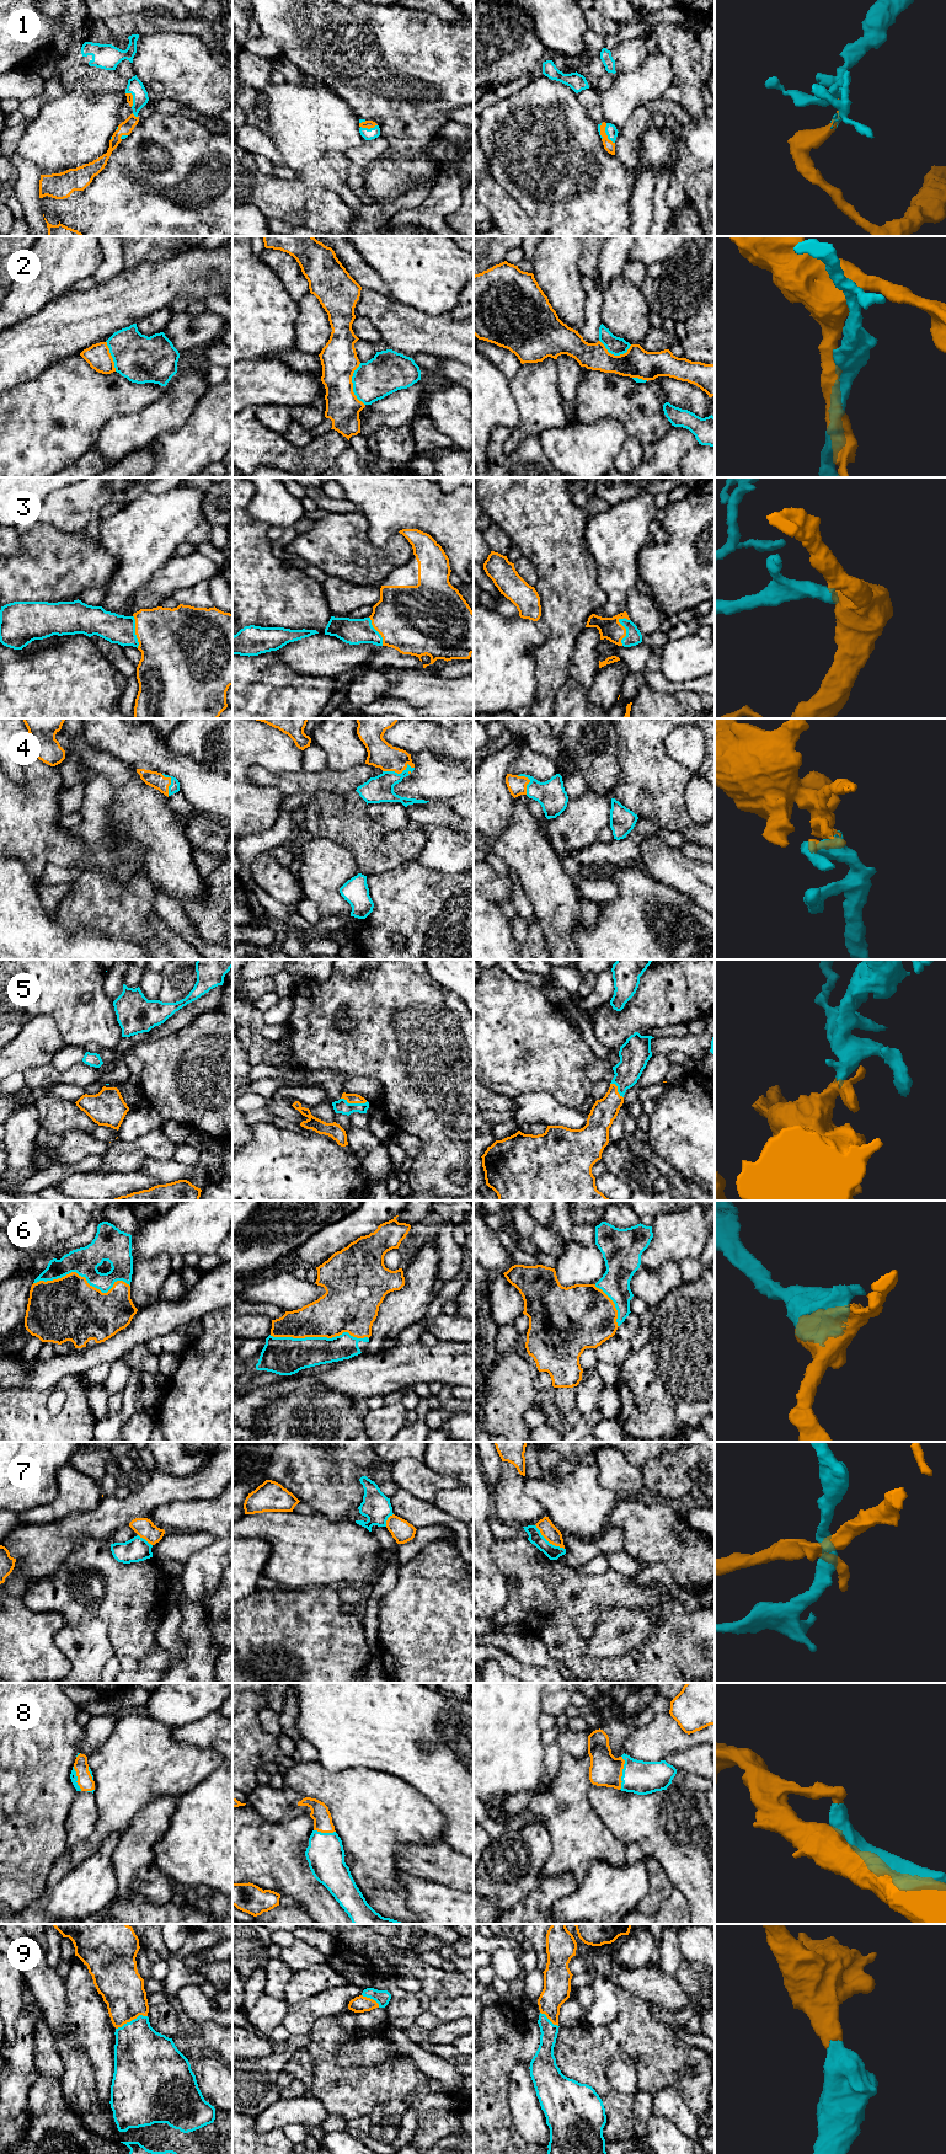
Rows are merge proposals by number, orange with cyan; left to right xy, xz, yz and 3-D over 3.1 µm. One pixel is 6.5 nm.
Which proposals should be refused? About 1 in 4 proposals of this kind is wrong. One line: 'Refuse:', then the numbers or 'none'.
Refuse: 2, 7

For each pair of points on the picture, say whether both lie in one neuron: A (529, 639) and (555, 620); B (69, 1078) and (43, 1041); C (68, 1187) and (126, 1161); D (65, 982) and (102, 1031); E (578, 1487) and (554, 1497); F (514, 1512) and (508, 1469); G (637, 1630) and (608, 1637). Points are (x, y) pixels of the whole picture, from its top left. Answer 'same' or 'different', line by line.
A: different
B: different
C: different
D: same
E: same
F: same
G: same

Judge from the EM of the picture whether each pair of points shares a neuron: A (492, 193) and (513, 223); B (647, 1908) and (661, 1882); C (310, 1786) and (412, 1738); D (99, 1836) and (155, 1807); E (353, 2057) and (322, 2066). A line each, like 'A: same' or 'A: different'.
A: same
B: same
C: different
D: different
E: different

